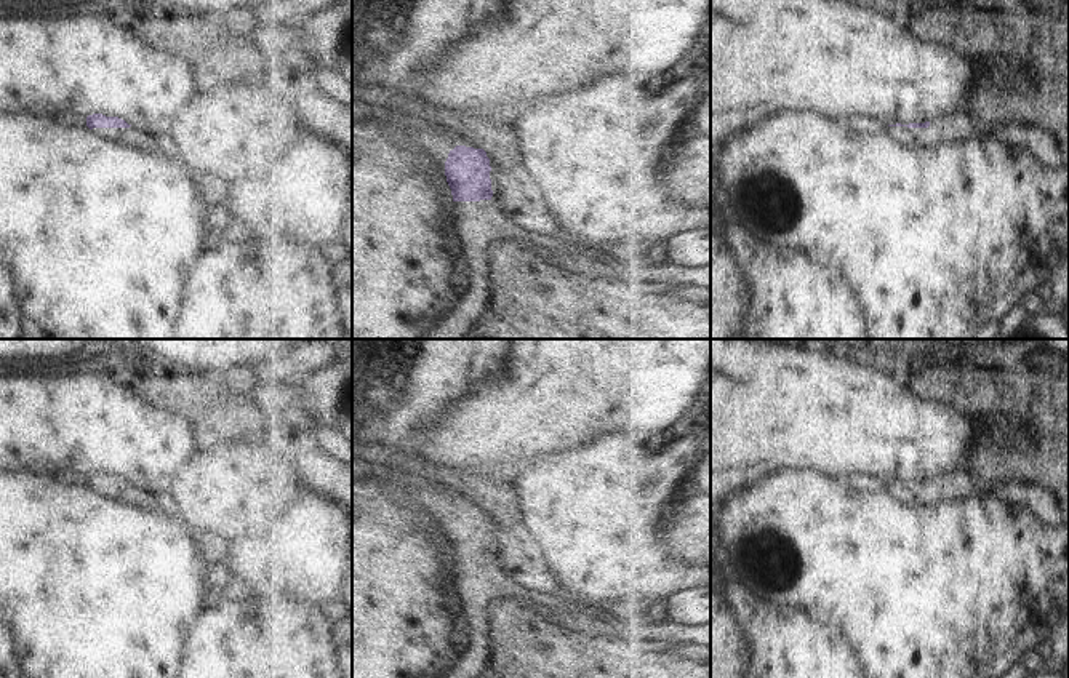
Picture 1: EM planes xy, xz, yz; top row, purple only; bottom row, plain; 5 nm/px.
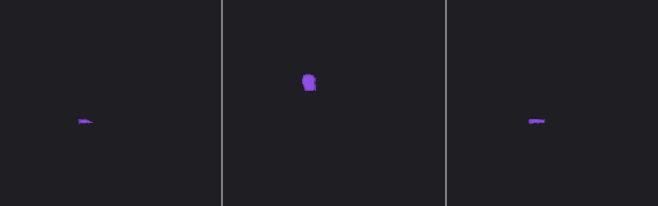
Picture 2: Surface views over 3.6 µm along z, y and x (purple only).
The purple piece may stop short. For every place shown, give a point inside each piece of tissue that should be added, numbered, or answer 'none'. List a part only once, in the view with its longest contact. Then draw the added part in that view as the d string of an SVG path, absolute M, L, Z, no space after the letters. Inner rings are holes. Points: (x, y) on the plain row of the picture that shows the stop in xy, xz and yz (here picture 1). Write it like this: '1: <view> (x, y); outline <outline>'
1: xz (437, 498); outline M352 457L352 478L355 477L365 477L376 483L386 483L390 489L400 489L405 494L416 497L430 510L430 515L438 523L443 523L448 512L456 505L456 499L451 491L419 473Z
2: yz (952, 486); outline M959 469L931 478L928 486L883 485L883 488L907 507L936 507L971 496L995 496L1002 502L1031 510L1047 526L1064 523L1056 496L1043 486L1013 481L978 491L973 478Z

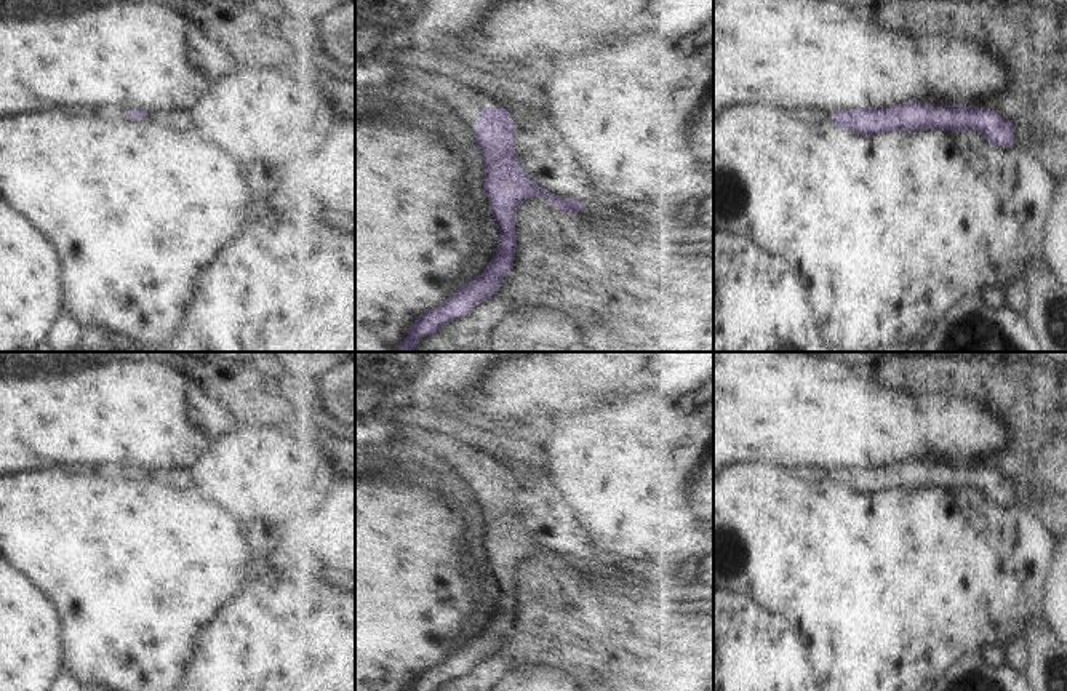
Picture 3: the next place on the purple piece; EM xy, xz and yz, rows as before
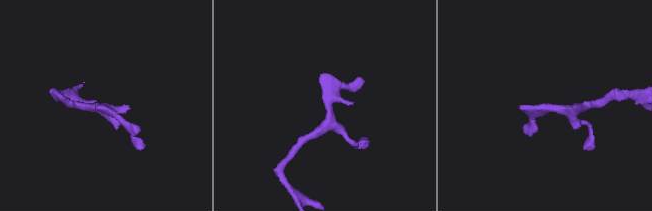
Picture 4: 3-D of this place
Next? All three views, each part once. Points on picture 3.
1: xz (370, 429); outline M368 409L355 411L355 445L387 443L390 437L419 446L445 461L467 485L475 485L478 472L486 467L486 456L456 438L389 421Z

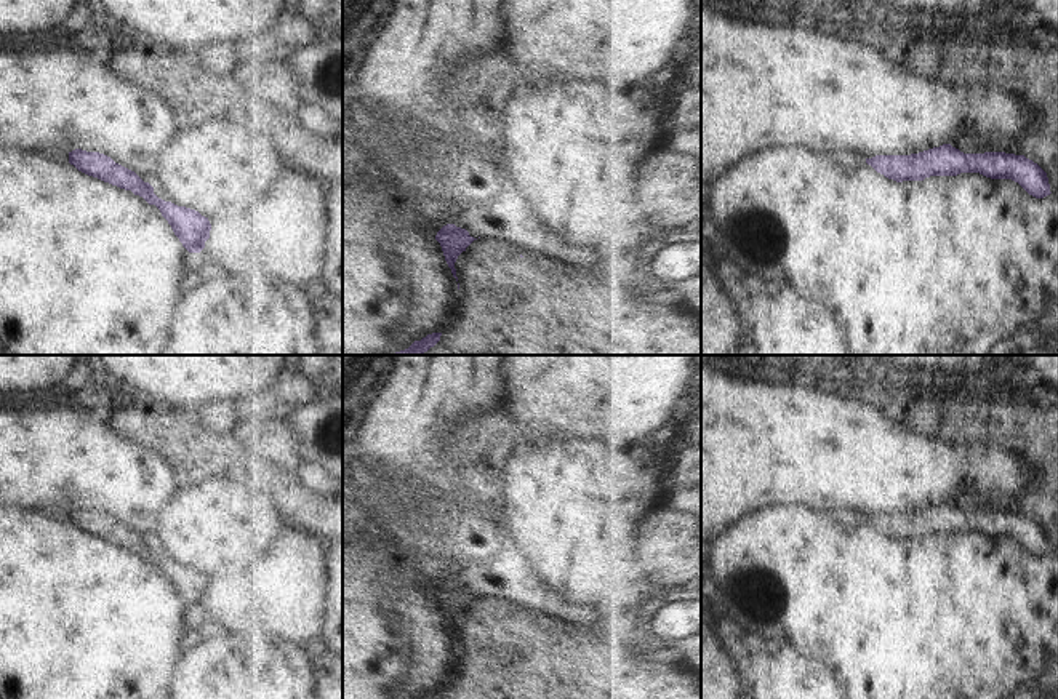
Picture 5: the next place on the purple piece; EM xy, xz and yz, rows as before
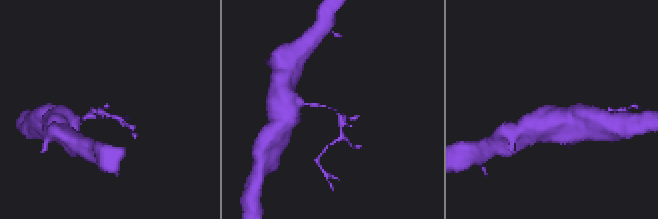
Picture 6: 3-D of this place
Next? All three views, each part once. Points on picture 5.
none

